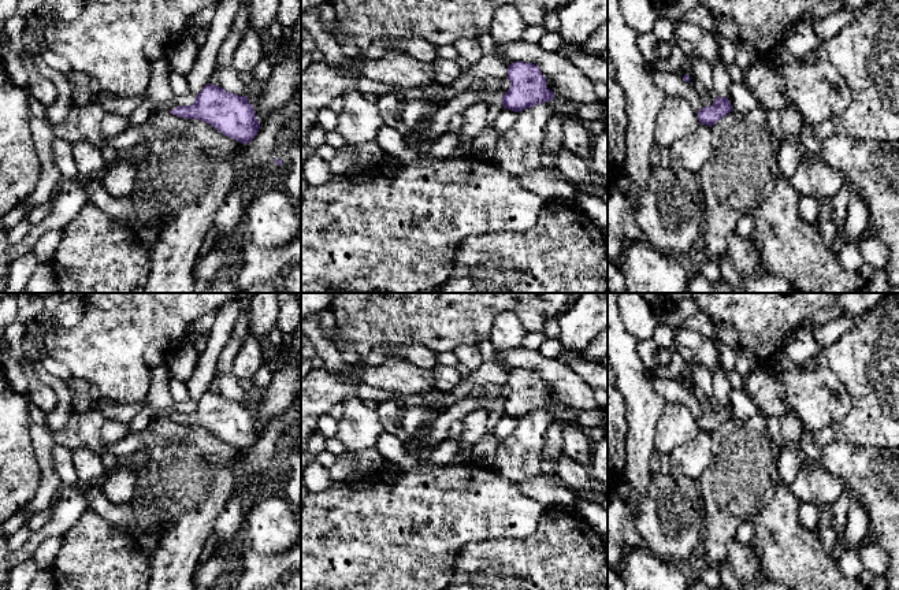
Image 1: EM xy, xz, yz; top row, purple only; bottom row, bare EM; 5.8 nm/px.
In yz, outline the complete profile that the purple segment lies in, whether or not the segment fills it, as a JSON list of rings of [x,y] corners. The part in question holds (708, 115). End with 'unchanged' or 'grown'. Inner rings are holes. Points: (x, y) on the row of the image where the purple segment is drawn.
[[[717,97],[710,107],[702,107],[696,112],[701,125],[713,126],[718,119],[732,111],[732,107],[727,97]]] | unchanged

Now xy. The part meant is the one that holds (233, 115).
[[[211,84],[201,89],[192,105],[179,105],[170,114],[207,122],[241,144],[250,142],[260,129],[255,110],[246,96],[226,92]]] | unchanged

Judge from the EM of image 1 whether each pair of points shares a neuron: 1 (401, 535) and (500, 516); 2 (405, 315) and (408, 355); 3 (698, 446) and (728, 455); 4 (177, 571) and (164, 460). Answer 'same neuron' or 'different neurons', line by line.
1: same neuron
2: different neurons
3: different neurons
4: same neuron

